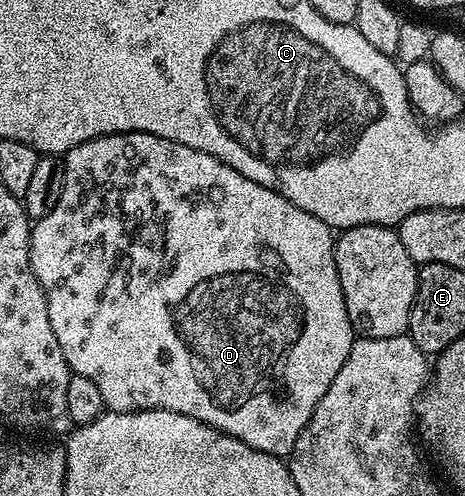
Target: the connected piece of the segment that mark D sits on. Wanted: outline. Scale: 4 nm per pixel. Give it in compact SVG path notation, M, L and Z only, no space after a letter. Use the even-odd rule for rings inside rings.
M115 133L82 142L63 154L66 184L54 211L32 225L30 261L32 270L46 295L50 327L58 335L58 347L66 355L69 370L75 376L90 379L102 394L105 406L114 413L137 413L140 409L169 409L211 425L221 433L229 433L271 457L287 458L294 443L314 415L318 399L326 395L334 375L354 340L350 315L346 315L346 299L338 279L334 259L336 243L333 230L322 219L294 207L282 195L246 179L234 167L222 163L206 151L174 143L149 133Z

